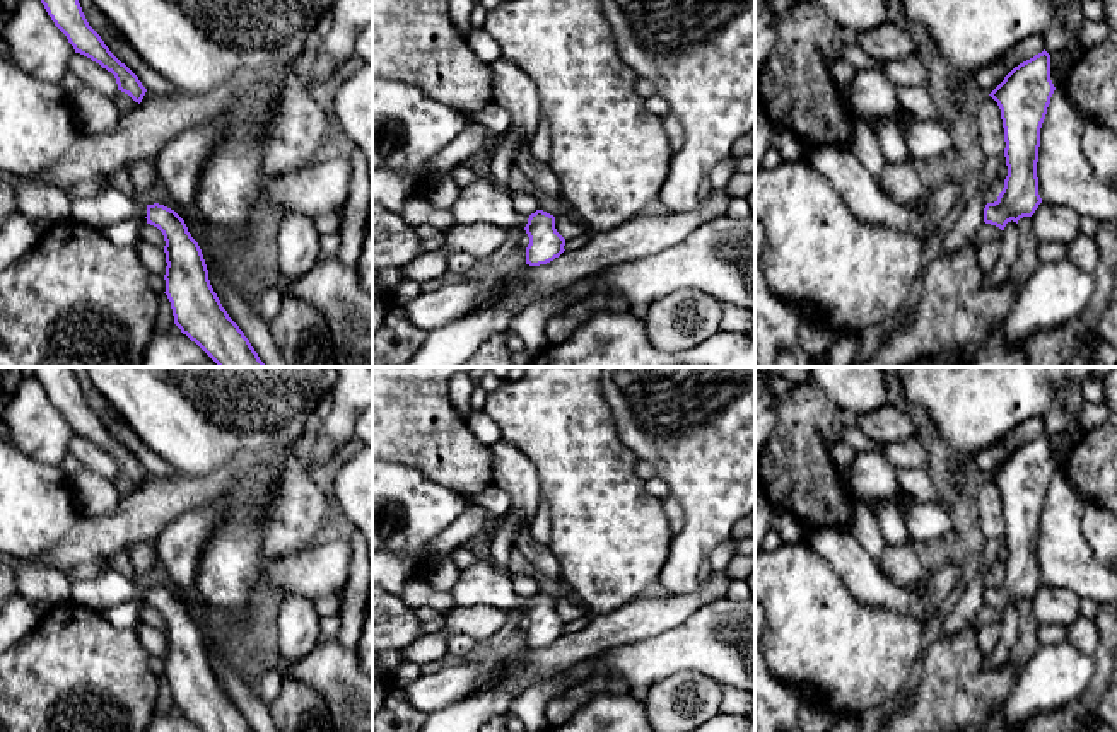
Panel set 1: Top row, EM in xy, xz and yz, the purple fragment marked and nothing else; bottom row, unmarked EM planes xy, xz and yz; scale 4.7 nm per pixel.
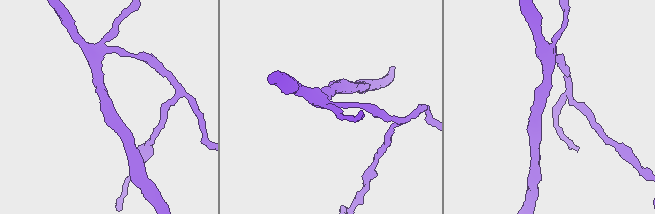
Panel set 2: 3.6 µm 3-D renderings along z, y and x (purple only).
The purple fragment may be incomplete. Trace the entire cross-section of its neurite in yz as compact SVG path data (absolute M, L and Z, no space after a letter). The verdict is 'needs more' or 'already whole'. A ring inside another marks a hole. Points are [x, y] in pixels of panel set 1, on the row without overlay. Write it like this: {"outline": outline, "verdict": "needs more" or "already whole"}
{"outline": "M1044 432L1015 449L989 476L1001 491L1008 558L994 585L984 590L984 604L1004 613L1008 604L1032 599L1038 577L1040 510L1056 469L1050 462L1050 437Z", "verdict": "already whole"}

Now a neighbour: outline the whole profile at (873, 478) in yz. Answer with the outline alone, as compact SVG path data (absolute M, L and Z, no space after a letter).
M856 452L849 471L856 500L863 502L869 510L881 502L898 507L904 490L895 473L897 468L881 452Z

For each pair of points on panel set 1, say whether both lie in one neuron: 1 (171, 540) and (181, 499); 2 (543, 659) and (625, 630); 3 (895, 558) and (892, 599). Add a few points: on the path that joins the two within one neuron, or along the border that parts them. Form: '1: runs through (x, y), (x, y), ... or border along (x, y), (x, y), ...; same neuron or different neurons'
1: border along (210, 502), (176, 516), (154, 538); different neurons
2: runs through (564, 652), (605, 632); same neuron
3: border along (878, 563), (897, 586), (906, 589); different neurons

